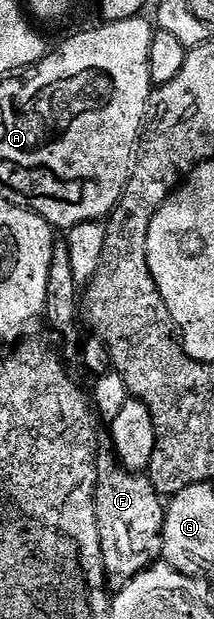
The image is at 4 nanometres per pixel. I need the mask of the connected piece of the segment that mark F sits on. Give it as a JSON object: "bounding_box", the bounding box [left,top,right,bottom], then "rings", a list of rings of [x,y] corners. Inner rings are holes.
{"bounding_box":[97,463,166,591],"rings":[[[120,463],[97,466],[97,518],[99,519],[99,535],[101,536],[101,554],[105,563],[105,575],[108,584],[120,591],[131,579],[139,576],[150,565],[162,560],[163,527],[165,526],[166,502],[162,494],[149,482],[144,472],[126,469]]]}

